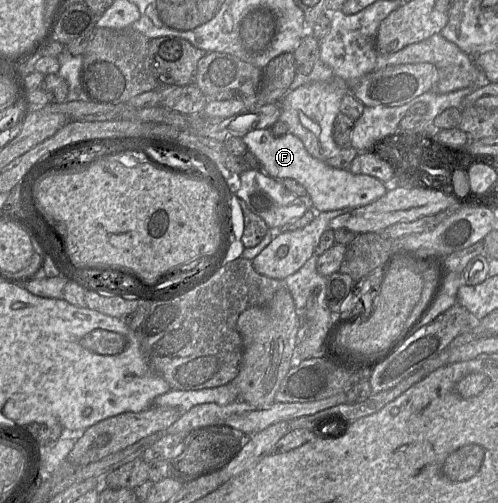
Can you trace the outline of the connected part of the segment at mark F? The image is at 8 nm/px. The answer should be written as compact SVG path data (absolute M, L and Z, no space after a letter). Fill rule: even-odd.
M269 128L255 129L246 133L242 139L247 149L257 157L260 168L266 174L278 180L290 178L301 184L316 211L358 208L379 199L387 192L383 182L373 176L332 168L325 161L314 158L308 153L303 142L290 132L275 137Z

